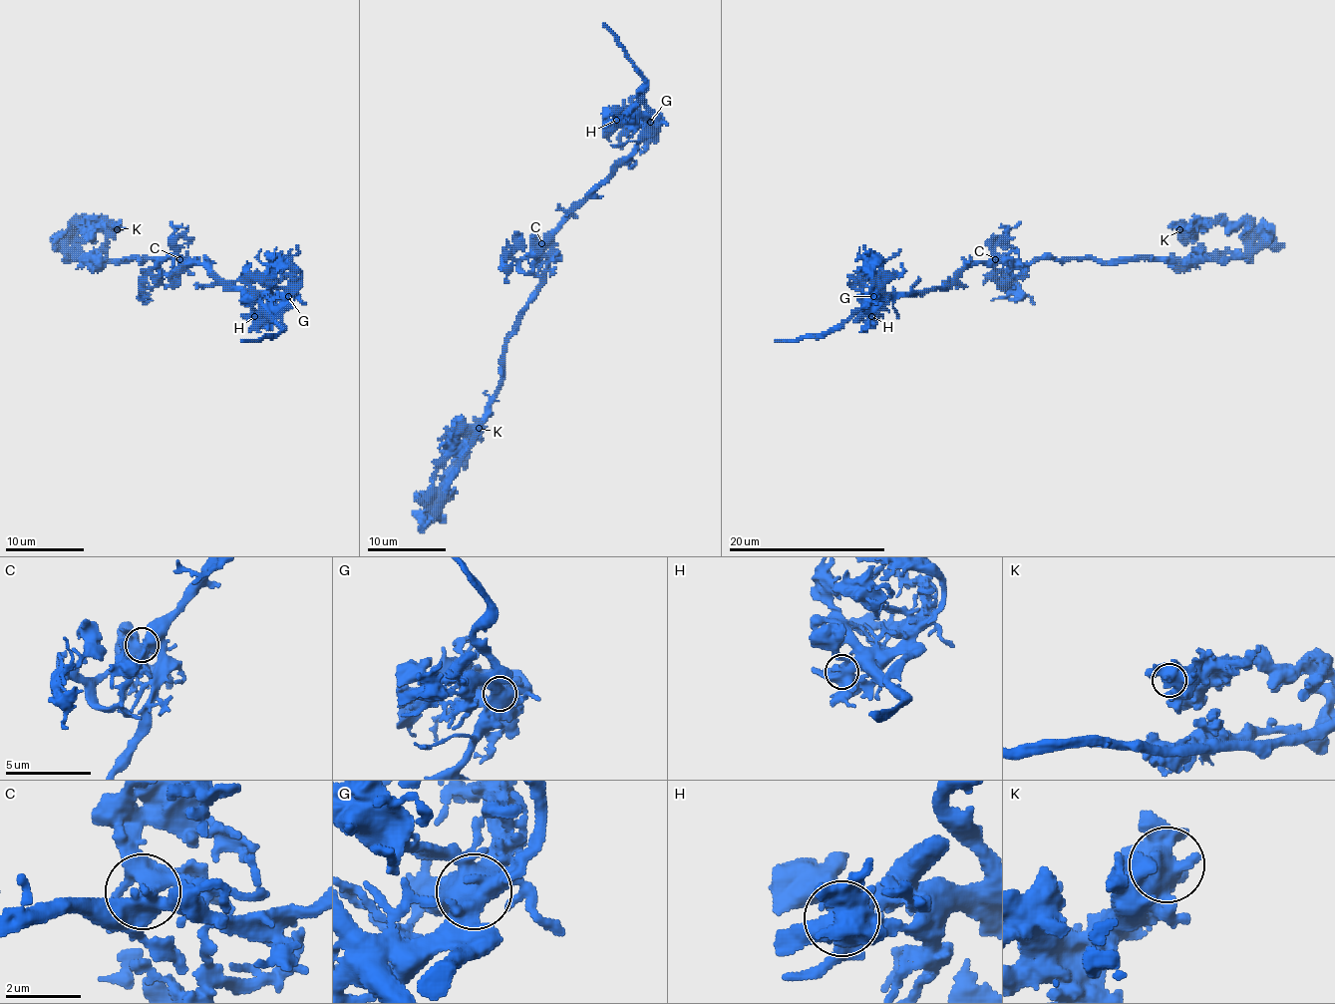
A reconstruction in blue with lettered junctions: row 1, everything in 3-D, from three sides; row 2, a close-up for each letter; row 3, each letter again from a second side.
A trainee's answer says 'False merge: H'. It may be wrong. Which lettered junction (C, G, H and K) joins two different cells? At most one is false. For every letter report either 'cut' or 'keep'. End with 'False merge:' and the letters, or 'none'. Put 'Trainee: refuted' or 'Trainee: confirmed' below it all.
C: keep
G: keep
H: keep
K: keep
False merge: none
Trainee: refuted

